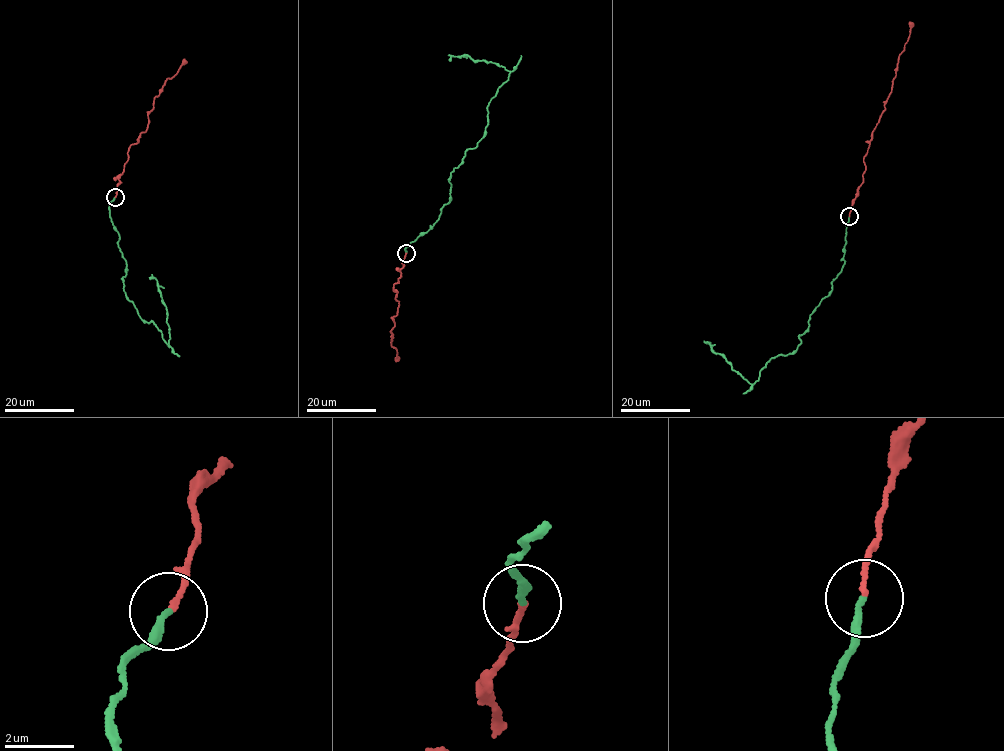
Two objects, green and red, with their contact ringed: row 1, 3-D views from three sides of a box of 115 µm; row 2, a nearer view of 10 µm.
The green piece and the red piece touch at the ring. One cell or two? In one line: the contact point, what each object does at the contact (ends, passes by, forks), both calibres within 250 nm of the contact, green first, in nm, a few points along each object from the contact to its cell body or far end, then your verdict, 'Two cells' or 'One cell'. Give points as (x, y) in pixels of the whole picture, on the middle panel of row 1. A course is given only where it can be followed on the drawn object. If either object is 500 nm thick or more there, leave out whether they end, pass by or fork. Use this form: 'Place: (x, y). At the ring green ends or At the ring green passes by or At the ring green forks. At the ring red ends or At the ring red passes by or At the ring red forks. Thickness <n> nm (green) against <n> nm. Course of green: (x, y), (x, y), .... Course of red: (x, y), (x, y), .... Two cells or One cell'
Place: (406, 253). At the ring green ends. At the ring red ends. Thickness 220 nm (green) against 140 nm. Course of green: (406, 253), (450, 201), (452, 172), (483, 136), (487, 106), (509, 72), (467, 55), (452, 56), (450, 61). Course of red: (405, 253), (399, 283), (393, 286), (399, 301), (397, 314), (392, 319), (394, 326), (390, 331), (395, 358). Two cells

